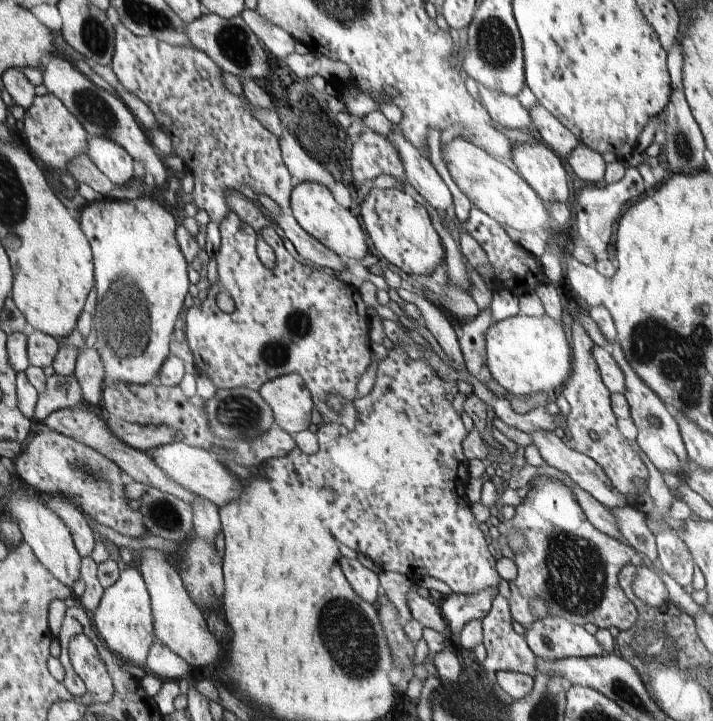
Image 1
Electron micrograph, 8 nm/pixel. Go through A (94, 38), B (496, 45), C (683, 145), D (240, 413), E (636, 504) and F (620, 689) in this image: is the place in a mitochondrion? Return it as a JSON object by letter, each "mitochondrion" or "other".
{"A":"mitochondrion","B":"mitochondrion","C":"mitochondrion","D":"mitochondrion","E":"other","F":"mitochondrion"}

